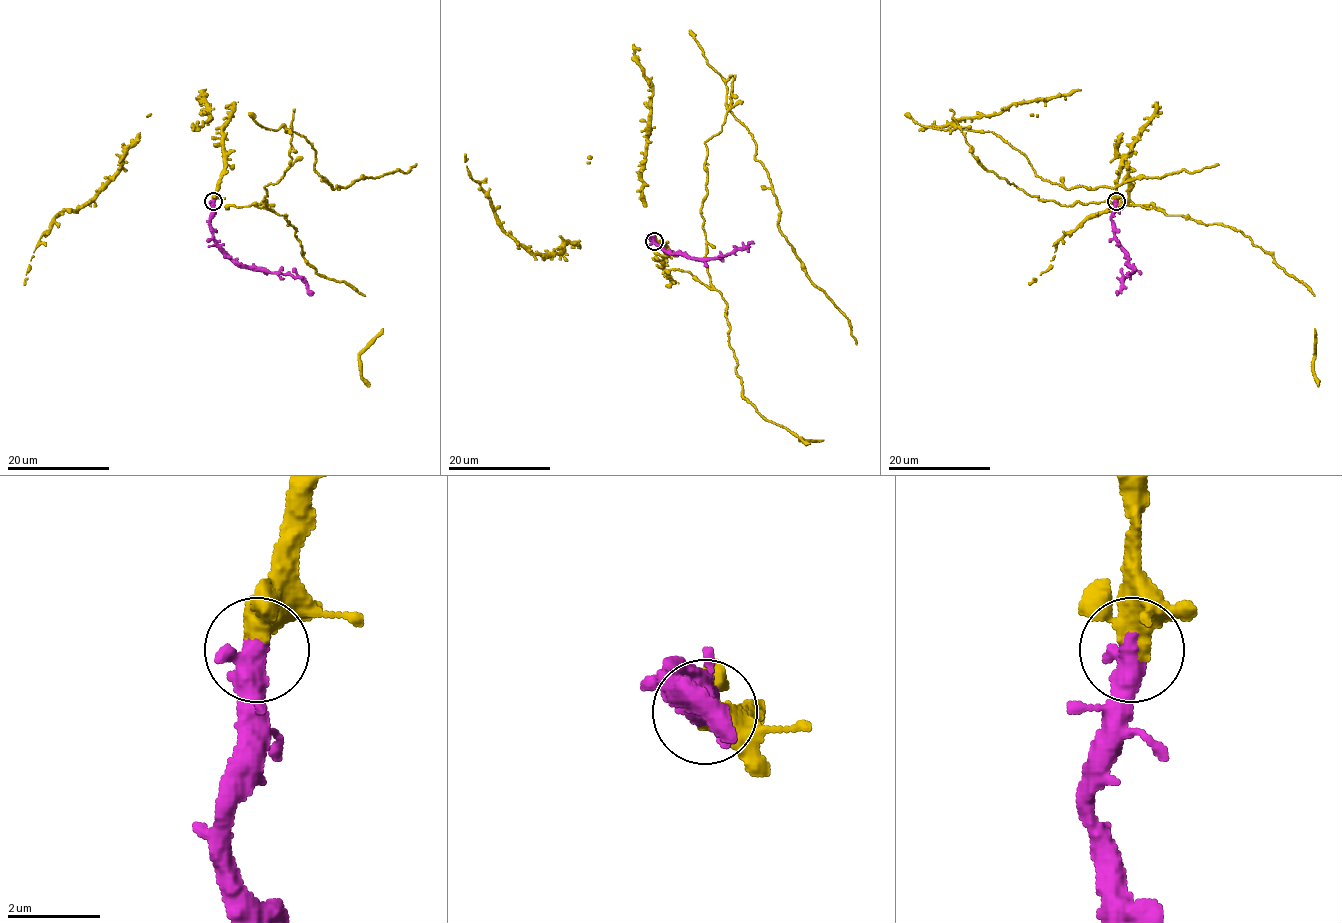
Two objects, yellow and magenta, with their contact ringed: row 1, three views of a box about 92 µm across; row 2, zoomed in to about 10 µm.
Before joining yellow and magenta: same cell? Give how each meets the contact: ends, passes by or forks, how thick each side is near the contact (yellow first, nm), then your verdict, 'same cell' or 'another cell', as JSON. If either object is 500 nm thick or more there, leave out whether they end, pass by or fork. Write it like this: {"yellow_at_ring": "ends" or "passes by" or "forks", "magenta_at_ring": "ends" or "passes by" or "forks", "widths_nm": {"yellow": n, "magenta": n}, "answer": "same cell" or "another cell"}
{"widths_nm": {"yellow": 550, "magenta": 600}, "answer": "same cell"}

